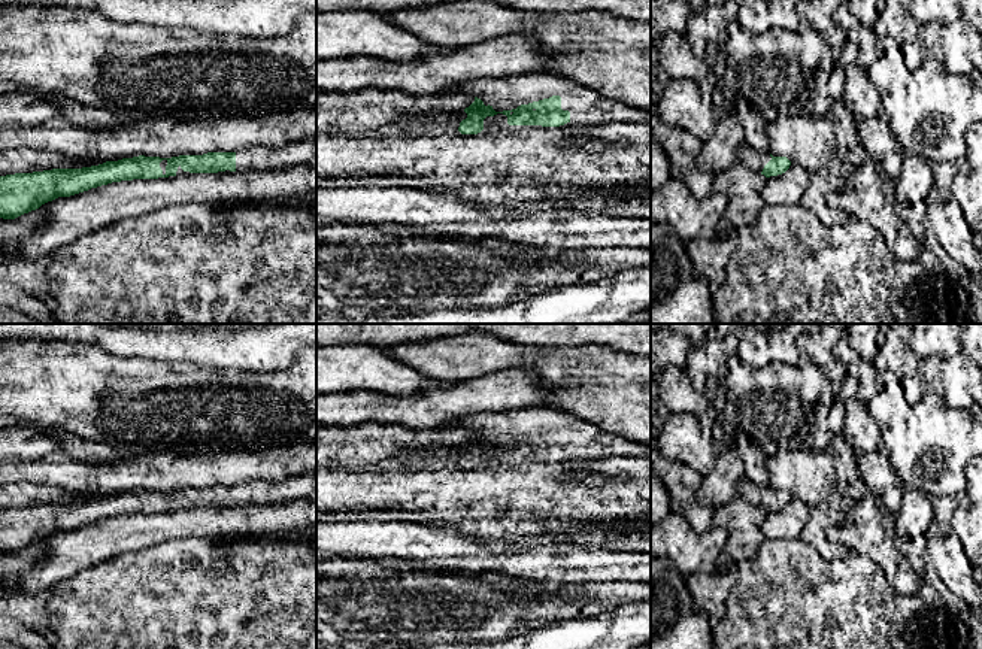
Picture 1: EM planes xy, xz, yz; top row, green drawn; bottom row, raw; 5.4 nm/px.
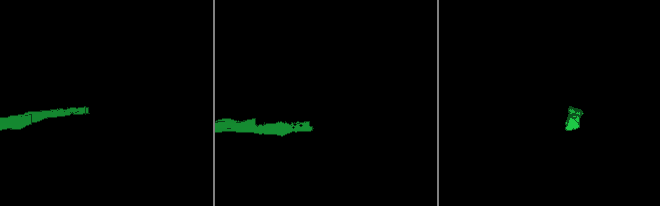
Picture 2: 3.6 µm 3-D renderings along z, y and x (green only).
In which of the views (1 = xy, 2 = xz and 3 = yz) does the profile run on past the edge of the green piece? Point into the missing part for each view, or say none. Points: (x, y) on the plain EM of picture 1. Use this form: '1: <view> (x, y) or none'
1: xy (252, 493)
2: xz (587, 440)
3: yz (752, 493)

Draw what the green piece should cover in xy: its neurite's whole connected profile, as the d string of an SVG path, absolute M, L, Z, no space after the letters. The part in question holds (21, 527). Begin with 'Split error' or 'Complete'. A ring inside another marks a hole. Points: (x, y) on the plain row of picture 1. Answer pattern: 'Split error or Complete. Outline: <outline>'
Split error. Outline: M301 474L285 482L248 482L239 486L207 486L203 489L179 489L172 492L139 489L82 503L52 503L6 509L0 510L0 552L15 554L58 531L70 531L112 516L176 510L179 501L190 507L218 507L225 504L258 506L303 497L316 500L315 474Z

